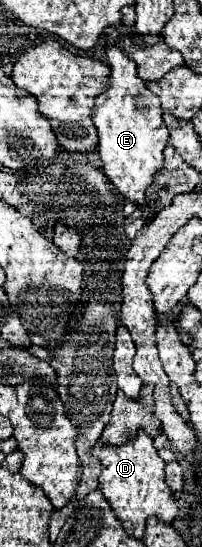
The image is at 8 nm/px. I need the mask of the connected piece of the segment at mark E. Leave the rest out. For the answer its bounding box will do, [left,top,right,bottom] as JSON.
[92,47,168,223]

